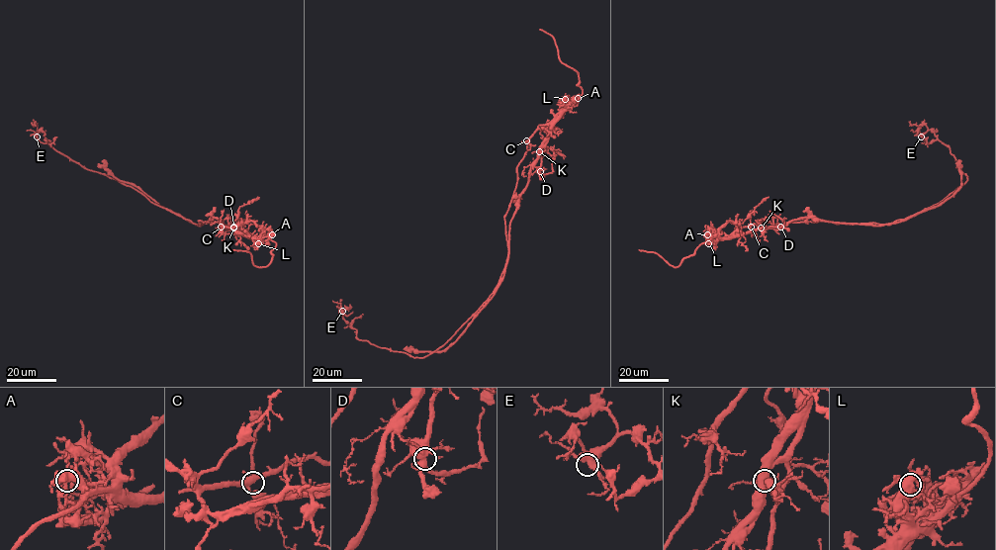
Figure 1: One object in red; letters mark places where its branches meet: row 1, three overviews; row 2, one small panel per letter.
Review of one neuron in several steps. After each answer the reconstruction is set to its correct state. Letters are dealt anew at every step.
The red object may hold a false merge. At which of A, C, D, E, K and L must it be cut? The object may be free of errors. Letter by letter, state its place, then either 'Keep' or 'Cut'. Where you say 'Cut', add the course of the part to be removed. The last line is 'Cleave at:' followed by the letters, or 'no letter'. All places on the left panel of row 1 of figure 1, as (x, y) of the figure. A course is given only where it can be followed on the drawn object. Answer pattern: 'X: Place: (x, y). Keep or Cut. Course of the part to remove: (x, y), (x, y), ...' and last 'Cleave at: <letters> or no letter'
A: Place: (272, 234). Keep
C: Place: (221, 227). Keep
D: Place: (233, 227). Keep
E: Place: (37, 137). Keep
K: Place: (233, 228). Cut. Course of the part to remove: (233, 229), (220, 221), (193, 223), (84, 168), (57, 151), (39, 130), (35, 135), (27, 131)
L: Place: (258, 243). Keep
Cleave at: K

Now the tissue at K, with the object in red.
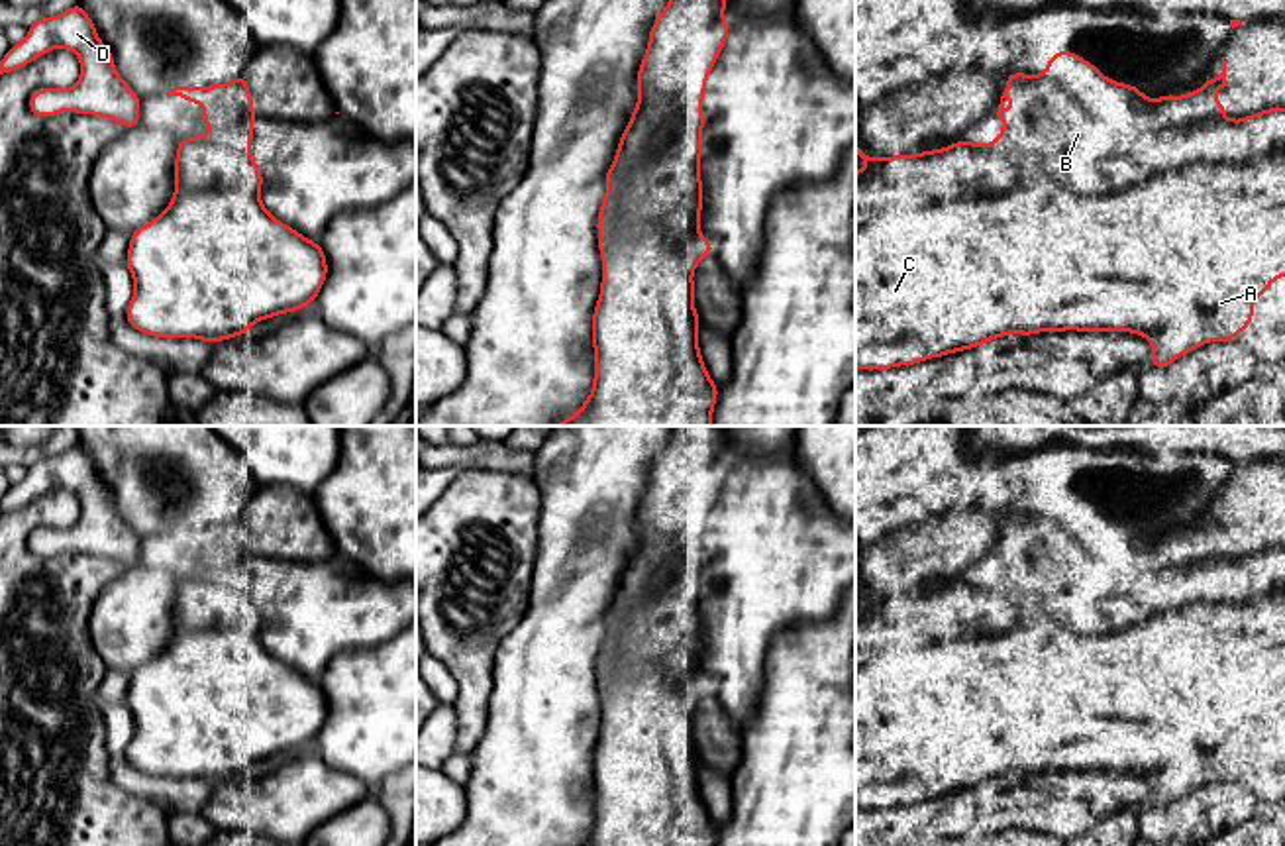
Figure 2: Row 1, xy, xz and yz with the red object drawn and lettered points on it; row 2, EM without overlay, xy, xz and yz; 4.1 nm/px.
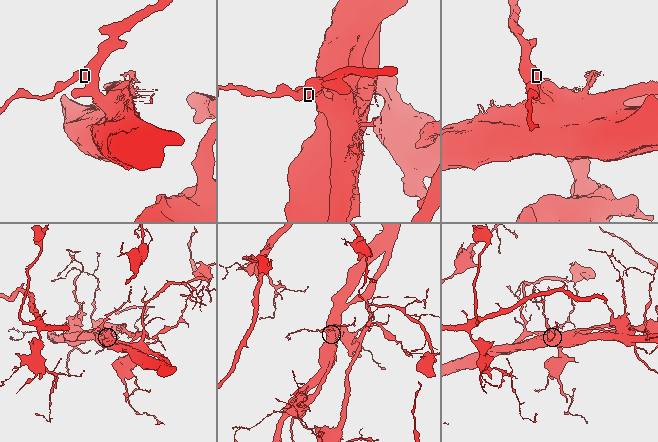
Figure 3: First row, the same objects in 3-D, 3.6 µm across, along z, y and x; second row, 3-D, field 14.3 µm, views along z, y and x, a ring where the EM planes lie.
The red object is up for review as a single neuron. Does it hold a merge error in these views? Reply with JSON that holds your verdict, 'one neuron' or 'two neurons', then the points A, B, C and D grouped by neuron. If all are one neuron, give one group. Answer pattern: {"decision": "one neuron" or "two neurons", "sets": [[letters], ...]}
{"decision": "two neurons", "sets": [["A", "C"], ["B", "D"]]}

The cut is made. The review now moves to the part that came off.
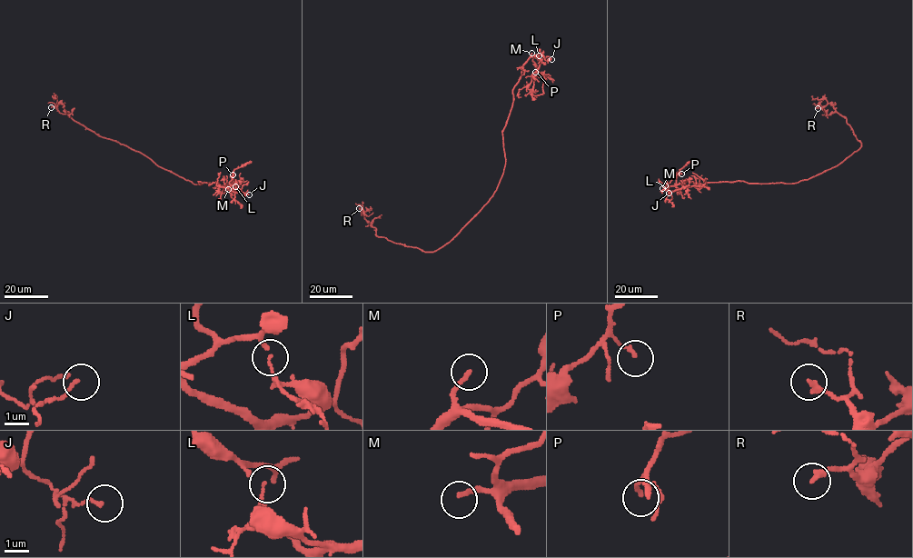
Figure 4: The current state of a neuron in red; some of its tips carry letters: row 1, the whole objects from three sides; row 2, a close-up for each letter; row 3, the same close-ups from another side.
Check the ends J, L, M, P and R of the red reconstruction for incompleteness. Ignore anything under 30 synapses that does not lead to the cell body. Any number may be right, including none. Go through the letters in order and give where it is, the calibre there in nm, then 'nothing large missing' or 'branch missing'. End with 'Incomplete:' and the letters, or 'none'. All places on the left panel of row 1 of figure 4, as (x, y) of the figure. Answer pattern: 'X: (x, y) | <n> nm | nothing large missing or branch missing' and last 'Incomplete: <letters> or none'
J: (249, 194) | 120 nm | nothing large missing
L: (235, 186) | 100 nm | nothing large missing
M: (228, 189) | 180 nm | branch missing
P: (233, 174) | 140 nm | nothing large missing
R: (51, 107) | 220 nm | nothing large missing
Incomplete: M

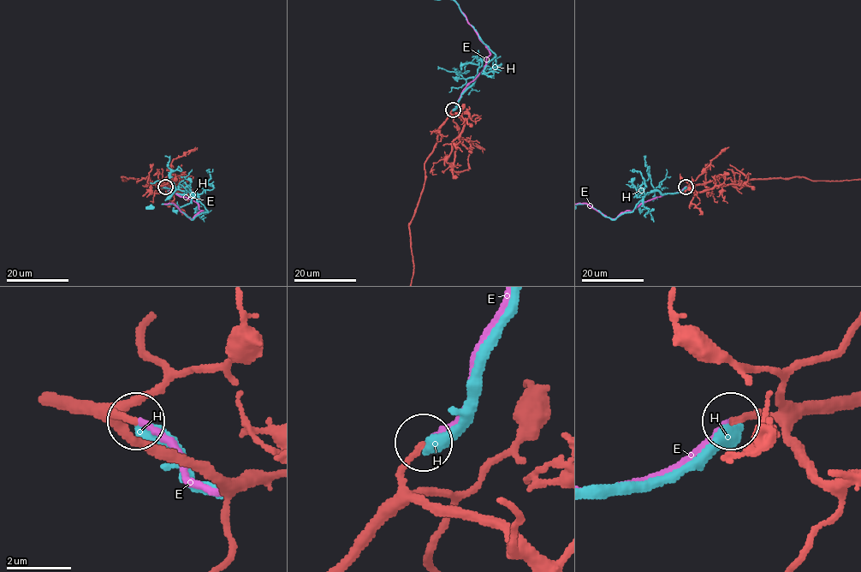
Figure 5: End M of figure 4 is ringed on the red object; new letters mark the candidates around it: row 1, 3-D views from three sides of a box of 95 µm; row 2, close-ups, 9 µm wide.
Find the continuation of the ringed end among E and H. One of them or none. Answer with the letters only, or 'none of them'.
E

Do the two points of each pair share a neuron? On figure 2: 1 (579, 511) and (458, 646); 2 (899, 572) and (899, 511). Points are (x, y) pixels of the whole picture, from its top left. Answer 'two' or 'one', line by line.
1: two
2: two

